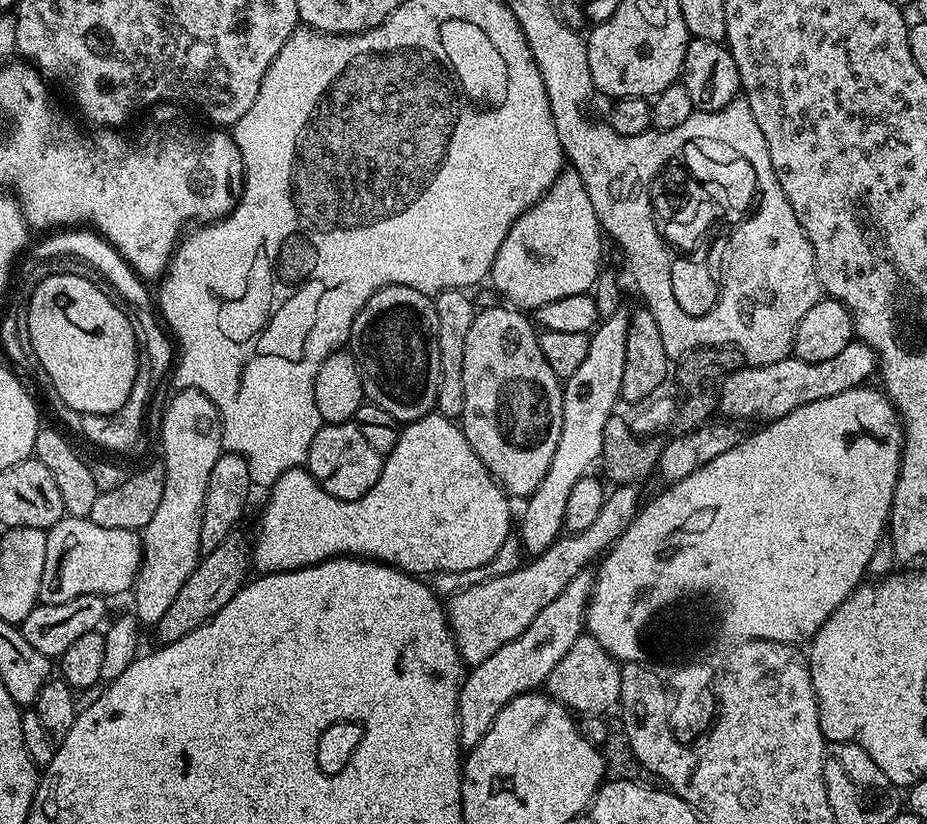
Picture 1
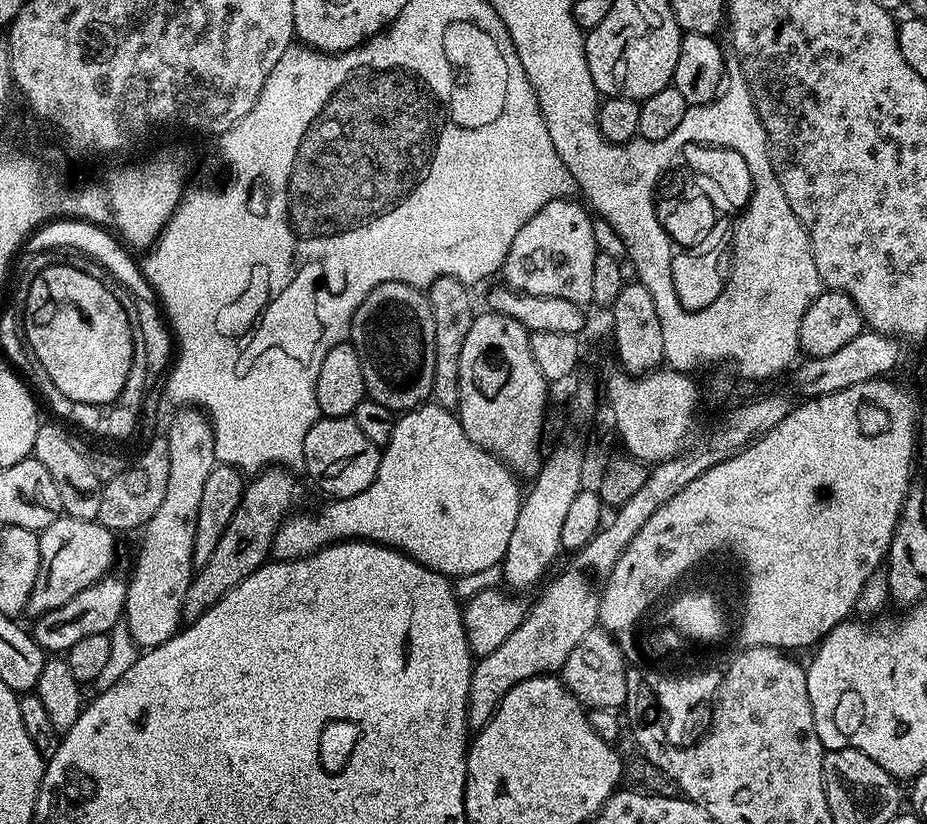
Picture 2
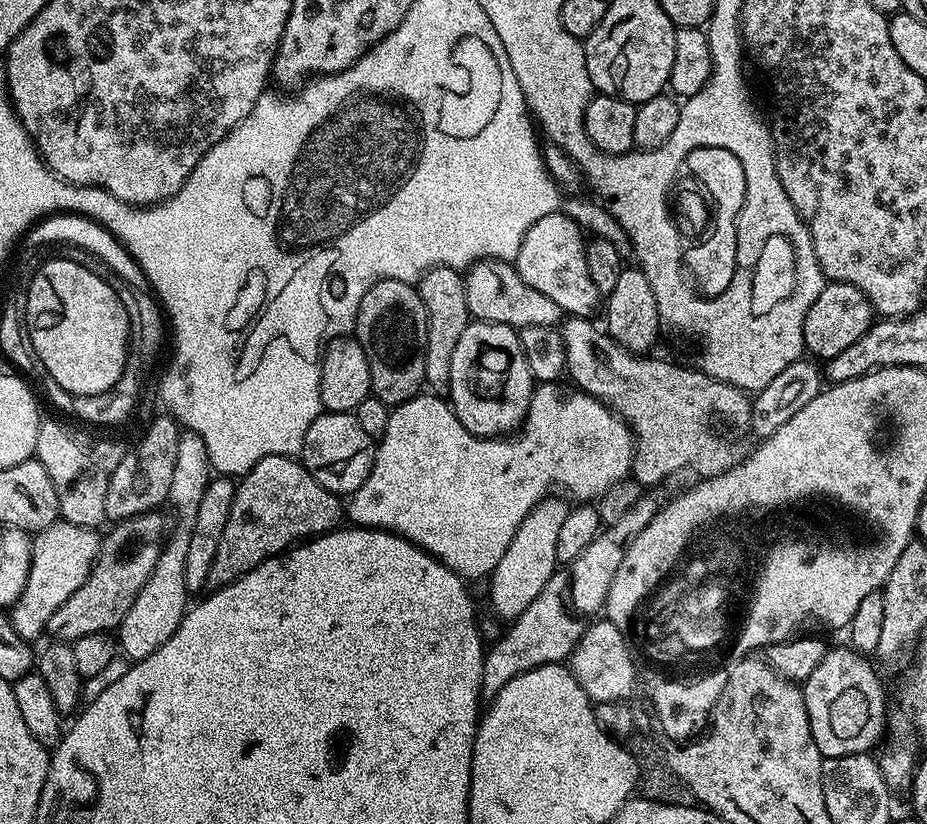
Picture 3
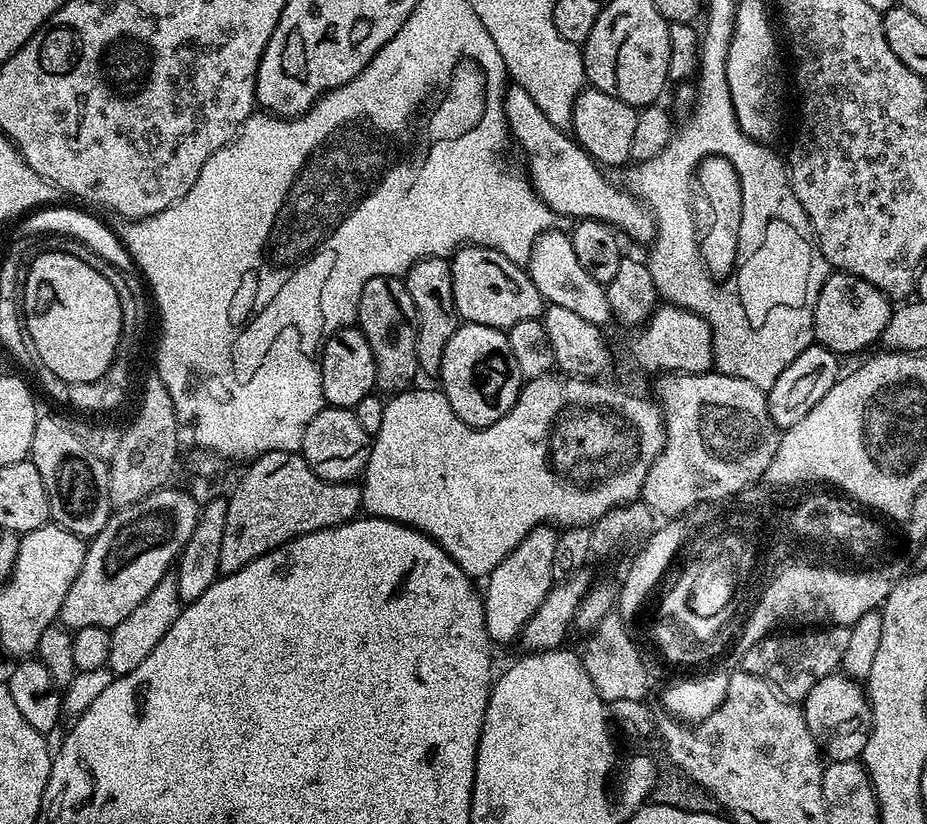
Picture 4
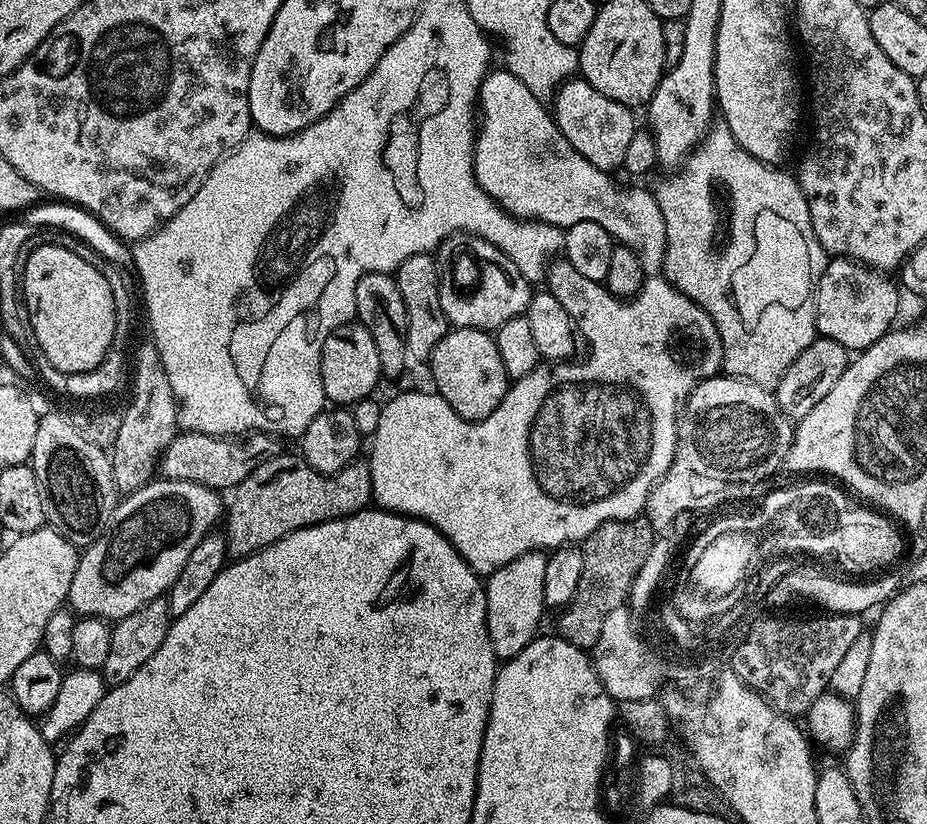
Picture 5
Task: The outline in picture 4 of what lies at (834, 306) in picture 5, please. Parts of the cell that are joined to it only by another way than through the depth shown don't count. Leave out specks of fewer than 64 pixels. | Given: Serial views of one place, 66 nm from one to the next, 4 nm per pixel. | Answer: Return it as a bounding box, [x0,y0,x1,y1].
[812,271,893,357]

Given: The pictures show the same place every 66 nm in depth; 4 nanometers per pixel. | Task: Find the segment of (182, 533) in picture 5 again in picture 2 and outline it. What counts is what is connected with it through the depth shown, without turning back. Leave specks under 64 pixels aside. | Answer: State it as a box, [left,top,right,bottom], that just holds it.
[30,574,128,654]

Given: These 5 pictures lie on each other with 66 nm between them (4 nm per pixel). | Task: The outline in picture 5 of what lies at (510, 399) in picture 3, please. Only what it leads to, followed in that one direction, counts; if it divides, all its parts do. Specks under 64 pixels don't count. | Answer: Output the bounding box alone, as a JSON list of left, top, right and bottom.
[432,328,510,420]

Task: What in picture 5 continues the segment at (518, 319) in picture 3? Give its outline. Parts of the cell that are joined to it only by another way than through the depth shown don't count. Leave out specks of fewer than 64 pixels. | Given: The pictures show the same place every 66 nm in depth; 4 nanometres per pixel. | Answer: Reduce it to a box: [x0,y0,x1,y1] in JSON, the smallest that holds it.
[438,234,533,330]

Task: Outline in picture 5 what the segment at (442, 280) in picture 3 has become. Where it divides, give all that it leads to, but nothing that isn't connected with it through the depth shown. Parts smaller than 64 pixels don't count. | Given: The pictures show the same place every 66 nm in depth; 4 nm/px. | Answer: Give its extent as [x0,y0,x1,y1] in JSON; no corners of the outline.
[394,252,450,361]

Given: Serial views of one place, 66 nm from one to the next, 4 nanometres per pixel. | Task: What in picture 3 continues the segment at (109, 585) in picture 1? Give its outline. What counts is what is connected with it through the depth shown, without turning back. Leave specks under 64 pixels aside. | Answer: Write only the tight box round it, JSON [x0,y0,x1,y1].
[10,519,101,642]

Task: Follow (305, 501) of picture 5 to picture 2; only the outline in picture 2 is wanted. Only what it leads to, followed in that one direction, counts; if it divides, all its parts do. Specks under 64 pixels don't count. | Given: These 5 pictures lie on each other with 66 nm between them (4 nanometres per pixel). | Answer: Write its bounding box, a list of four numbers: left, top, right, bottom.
[183,466,304,622]

